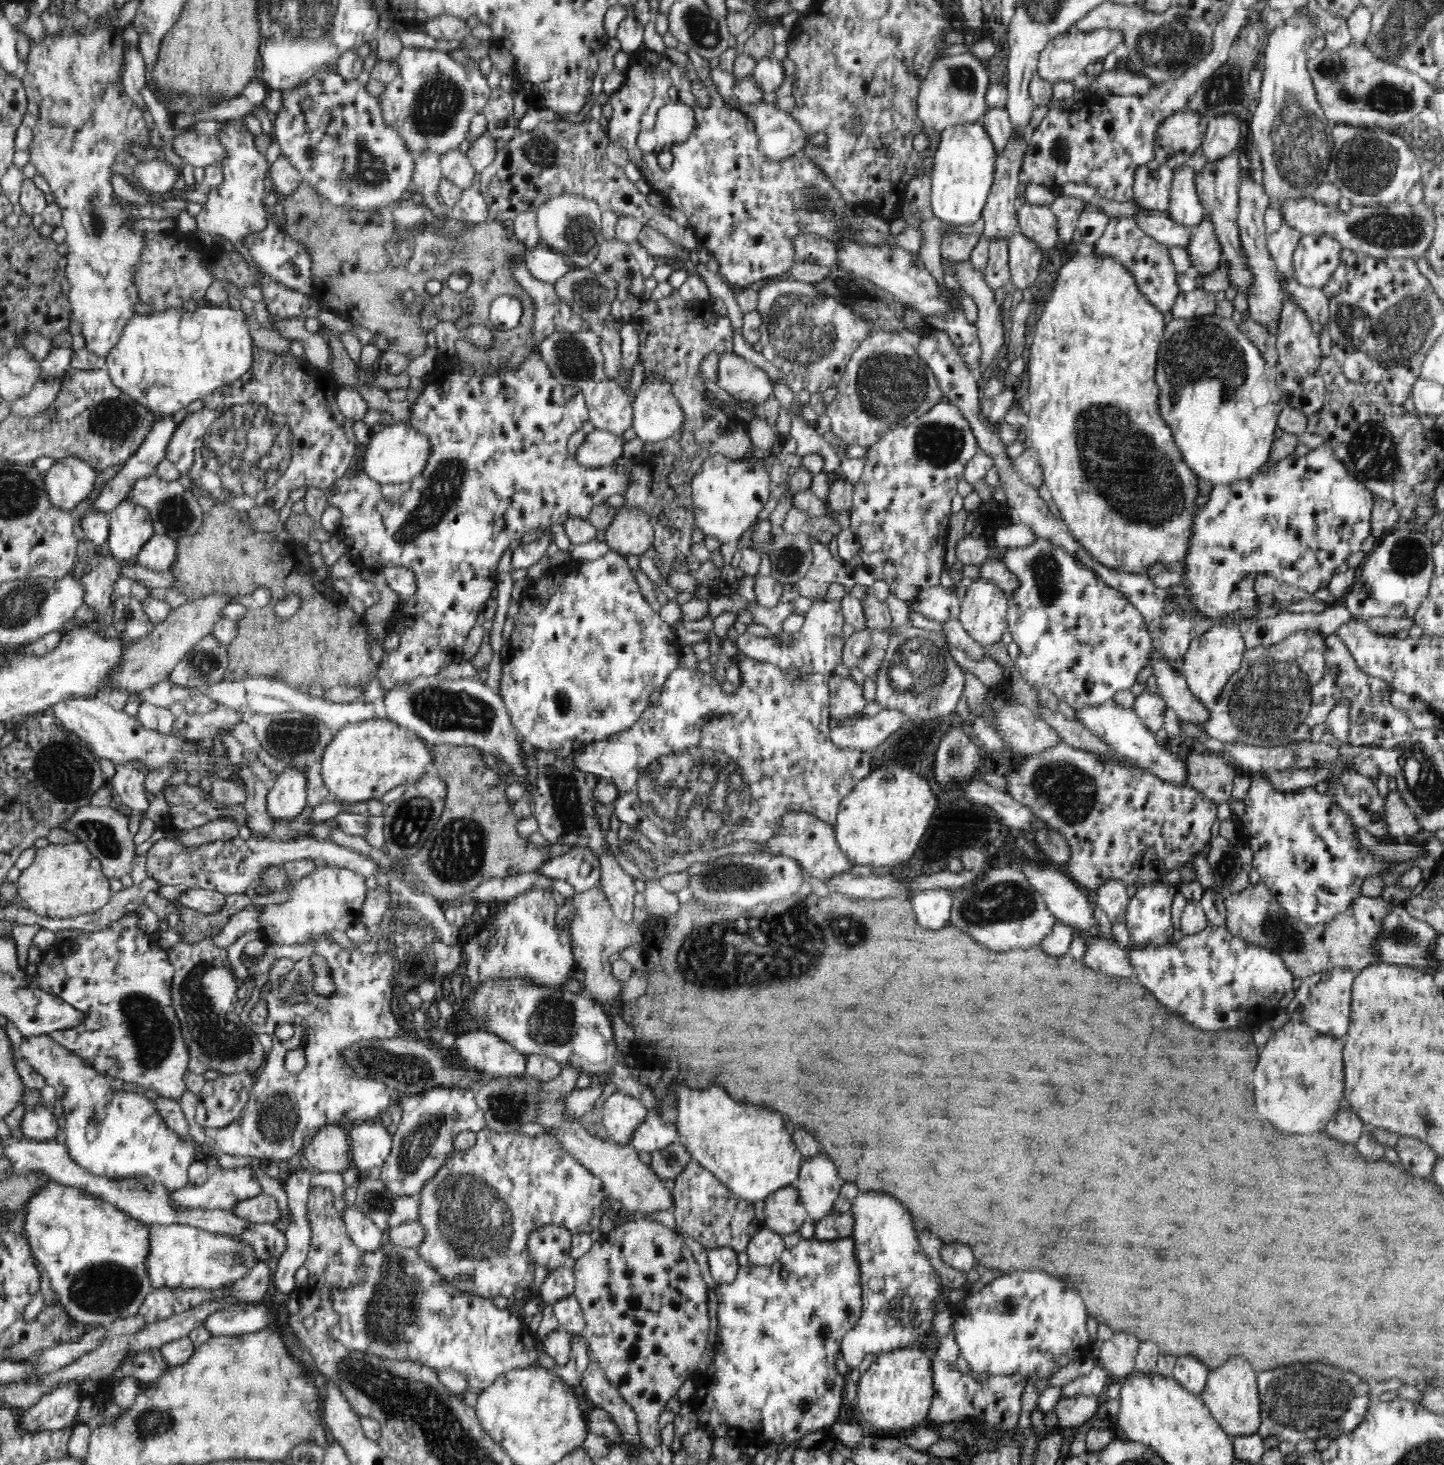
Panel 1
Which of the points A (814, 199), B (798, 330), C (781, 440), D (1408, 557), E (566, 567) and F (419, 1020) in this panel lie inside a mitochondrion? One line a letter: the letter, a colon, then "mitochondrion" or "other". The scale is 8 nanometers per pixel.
A: mitochondrion
B: mitochondrion
C: other
D: mitochondrion
E: other
F: other

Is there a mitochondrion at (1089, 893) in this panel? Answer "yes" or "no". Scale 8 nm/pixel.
no

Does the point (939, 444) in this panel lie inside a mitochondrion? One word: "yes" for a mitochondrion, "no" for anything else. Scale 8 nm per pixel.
yes

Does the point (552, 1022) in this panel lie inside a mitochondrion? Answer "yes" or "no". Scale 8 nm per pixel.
yes

